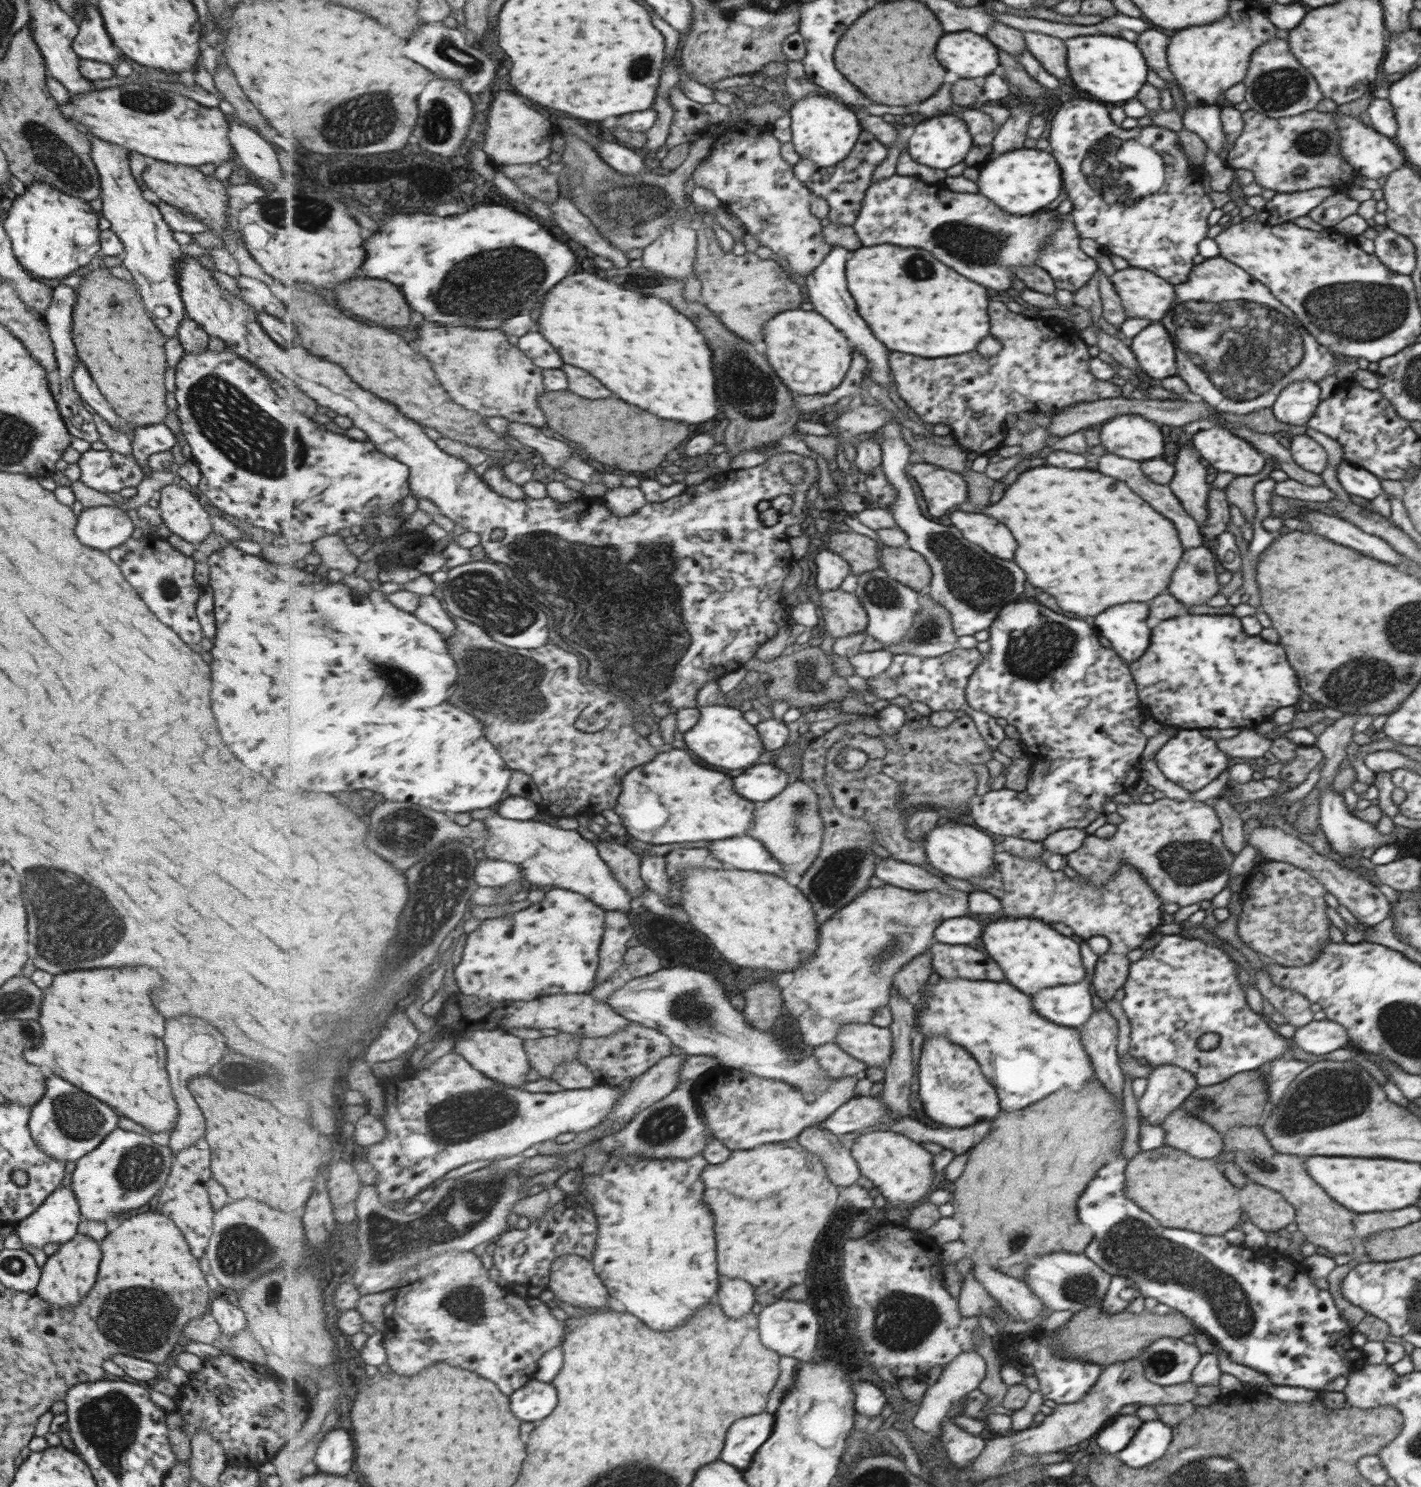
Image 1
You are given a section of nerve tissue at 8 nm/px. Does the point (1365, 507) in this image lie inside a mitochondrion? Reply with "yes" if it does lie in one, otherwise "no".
no

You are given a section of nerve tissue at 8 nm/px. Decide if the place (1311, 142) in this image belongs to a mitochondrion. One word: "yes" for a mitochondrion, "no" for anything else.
yes

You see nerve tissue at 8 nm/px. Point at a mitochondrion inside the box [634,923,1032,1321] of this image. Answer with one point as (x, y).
(691, 1006)

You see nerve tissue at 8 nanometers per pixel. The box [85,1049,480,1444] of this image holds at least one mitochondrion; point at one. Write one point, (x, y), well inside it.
(140, 1328)

